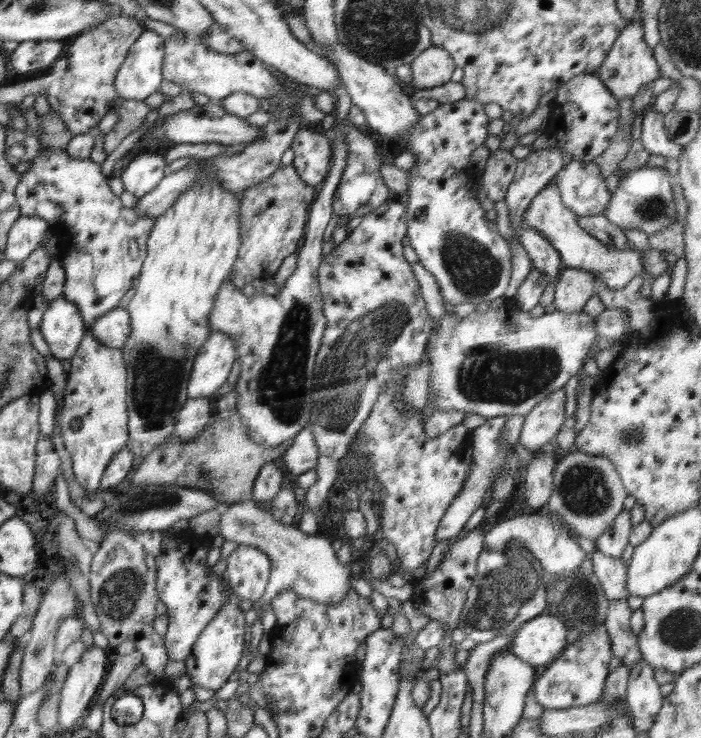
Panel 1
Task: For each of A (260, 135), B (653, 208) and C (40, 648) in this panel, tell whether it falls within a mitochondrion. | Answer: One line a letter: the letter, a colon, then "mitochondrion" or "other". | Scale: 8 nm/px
A: other
B: mitochondrion
C: mitochondrion

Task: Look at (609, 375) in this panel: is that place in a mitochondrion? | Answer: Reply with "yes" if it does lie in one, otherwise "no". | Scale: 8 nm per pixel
no

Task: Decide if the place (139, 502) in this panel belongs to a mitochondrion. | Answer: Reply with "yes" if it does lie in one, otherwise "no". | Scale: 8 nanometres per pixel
yes

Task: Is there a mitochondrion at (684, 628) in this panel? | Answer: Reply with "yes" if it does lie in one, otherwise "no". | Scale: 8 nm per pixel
yes

